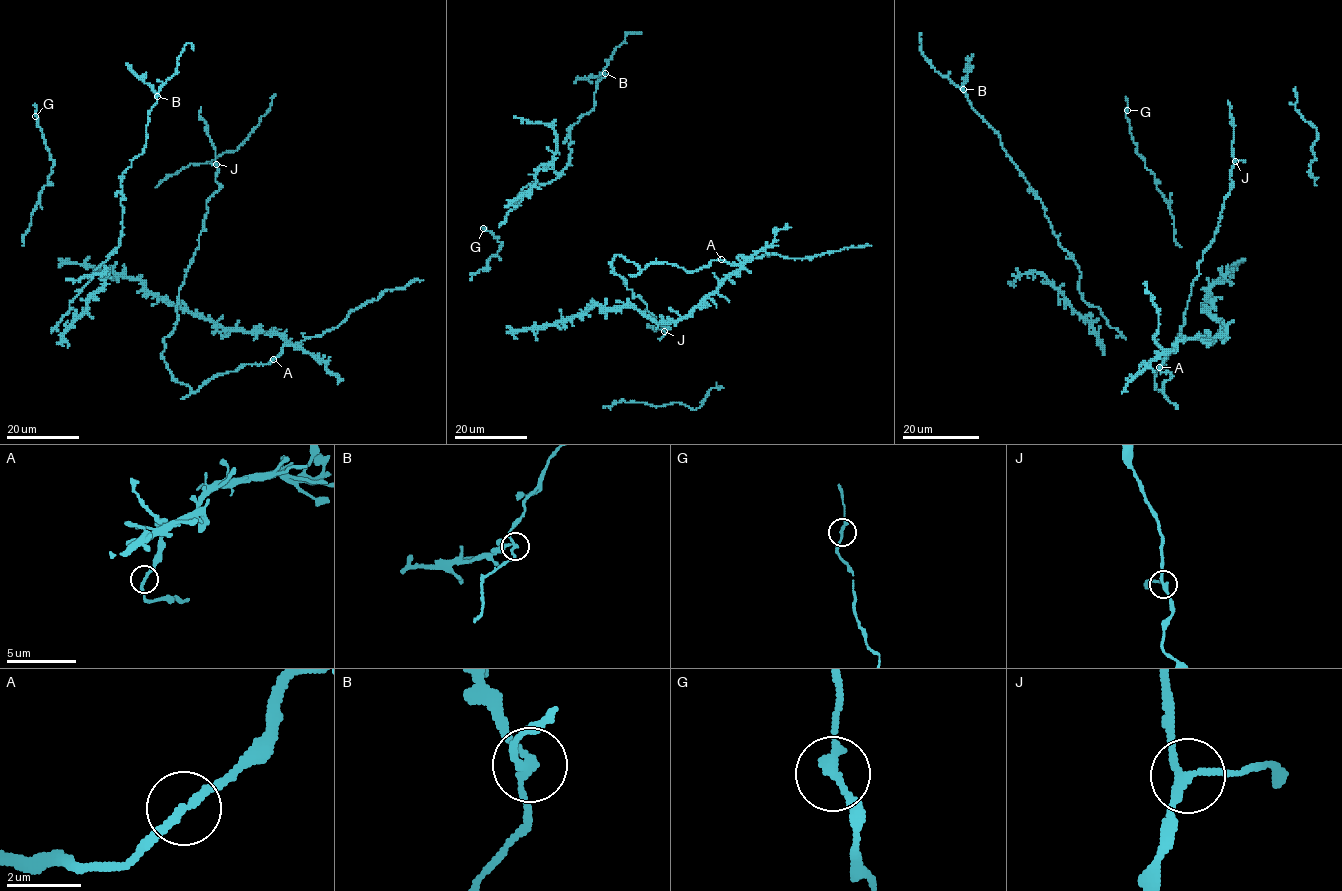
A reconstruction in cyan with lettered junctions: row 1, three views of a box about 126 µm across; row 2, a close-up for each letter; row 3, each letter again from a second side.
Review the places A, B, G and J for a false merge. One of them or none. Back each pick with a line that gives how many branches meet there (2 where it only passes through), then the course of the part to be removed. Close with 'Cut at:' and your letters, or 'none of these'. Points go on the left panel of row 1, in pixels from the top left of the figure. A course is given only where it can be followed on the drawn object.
B: 3 branches meet; foreign part runs (157, 96), (126, 62)
Cut at: B

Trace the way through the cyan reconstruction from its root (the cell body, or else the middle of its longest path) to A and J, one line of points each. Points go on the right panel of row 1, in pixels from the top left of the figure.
A: (1218, 321), (1225, 326), (1224, 334), (1181, 340), (1165, 350), (1160, 367)
J: (1218, 321), (1224, 334), (1165, 350), (1169, 402), (1155, 374), (1179, 337), (1235, 161)

